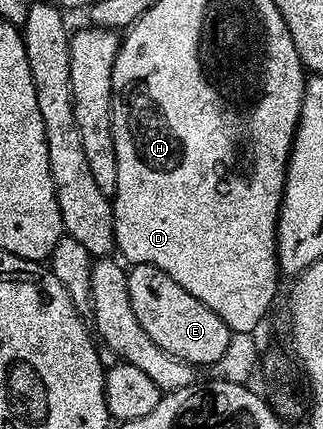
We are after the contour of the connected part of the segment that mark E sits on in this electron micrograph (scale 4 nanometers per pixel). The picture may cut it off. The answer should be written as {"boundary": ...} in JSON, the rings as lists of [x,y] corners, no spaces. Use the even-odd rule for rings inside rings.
{"boundary":[[[134,265],[128,270],[128,275],[127,291],[131,295],[131,311],[135,311],[135,319],[139,319],[143,331],[147,331],[147,335],[151,335],[151,339],[155,339],[155,343],[159,343],[163,351],[194,367],[200,365],[213,367],[219,359],[223,359],[223,351],[227,351],[231,344],[231,331],[227,323],[223,323],[223,319],[219,319],[219,315],[211,311],[211,307],[195,299],[191,291],[183,291],[183,287],[179,287],[179,283],[171,279],[171,275],[159,271],[159,267],[154,265]]]}

